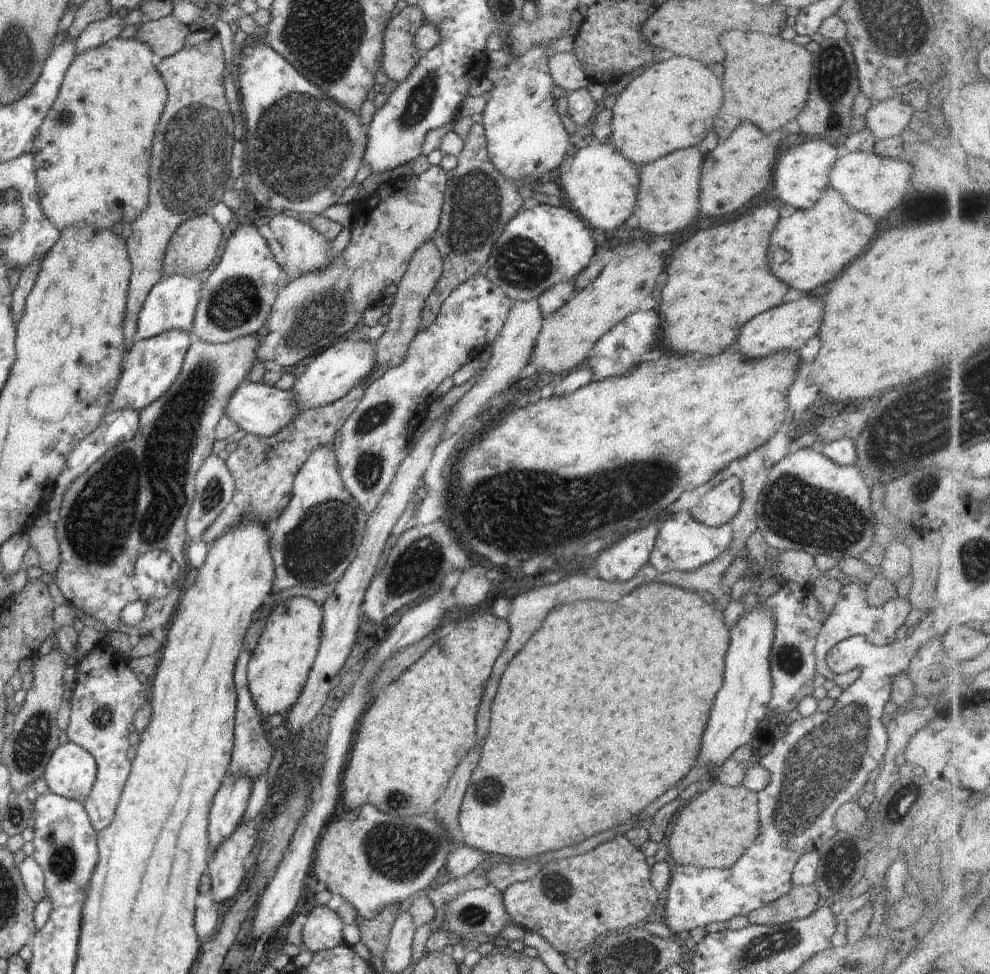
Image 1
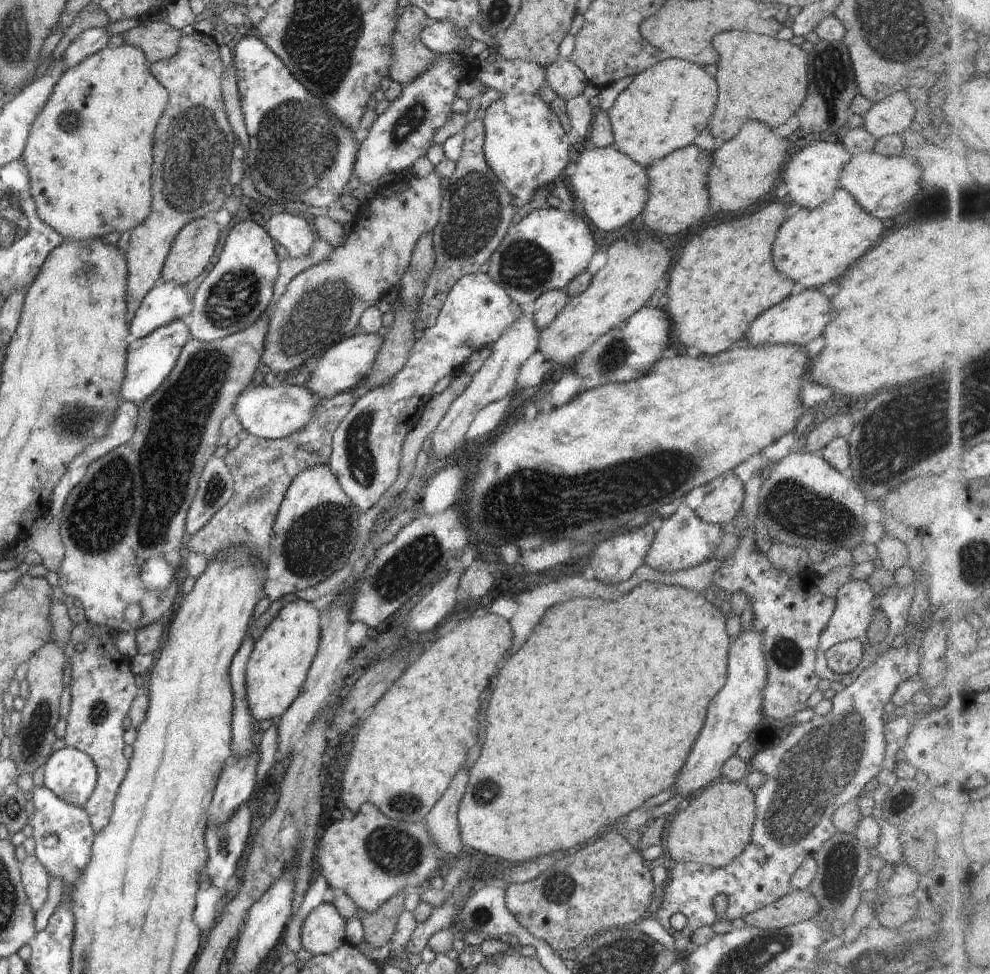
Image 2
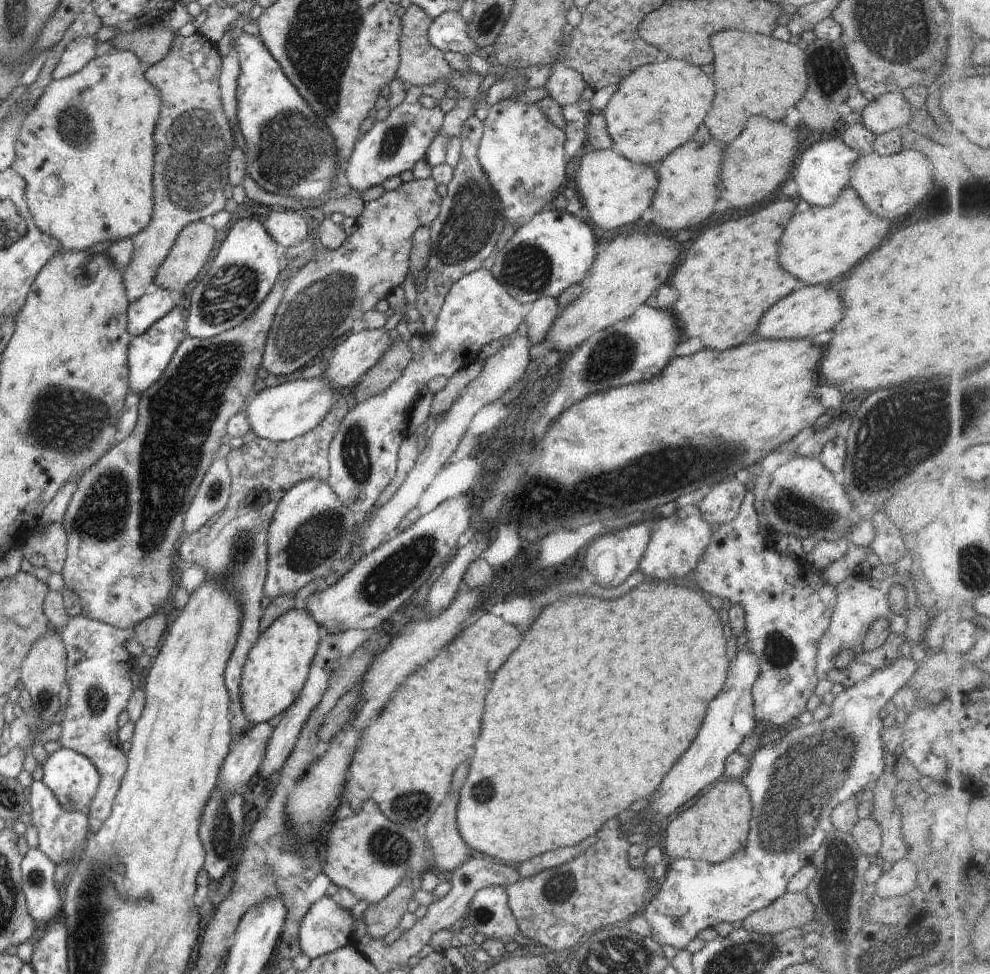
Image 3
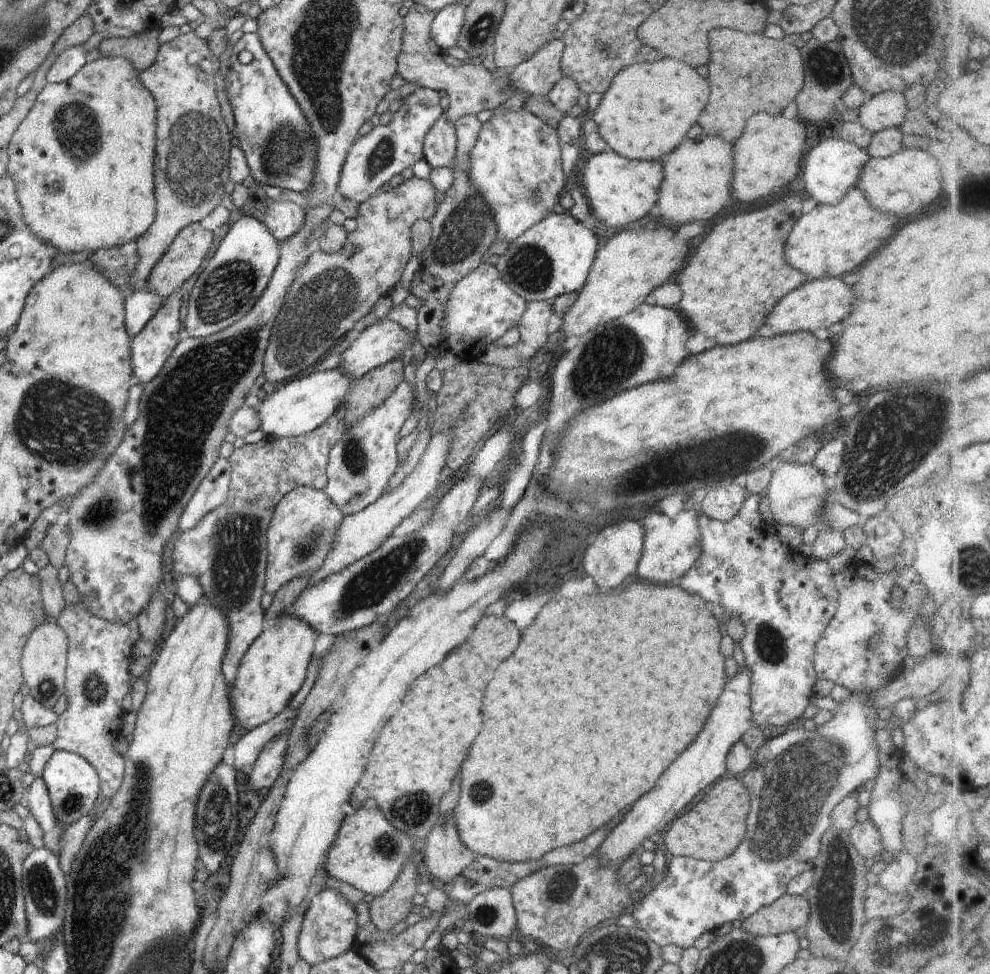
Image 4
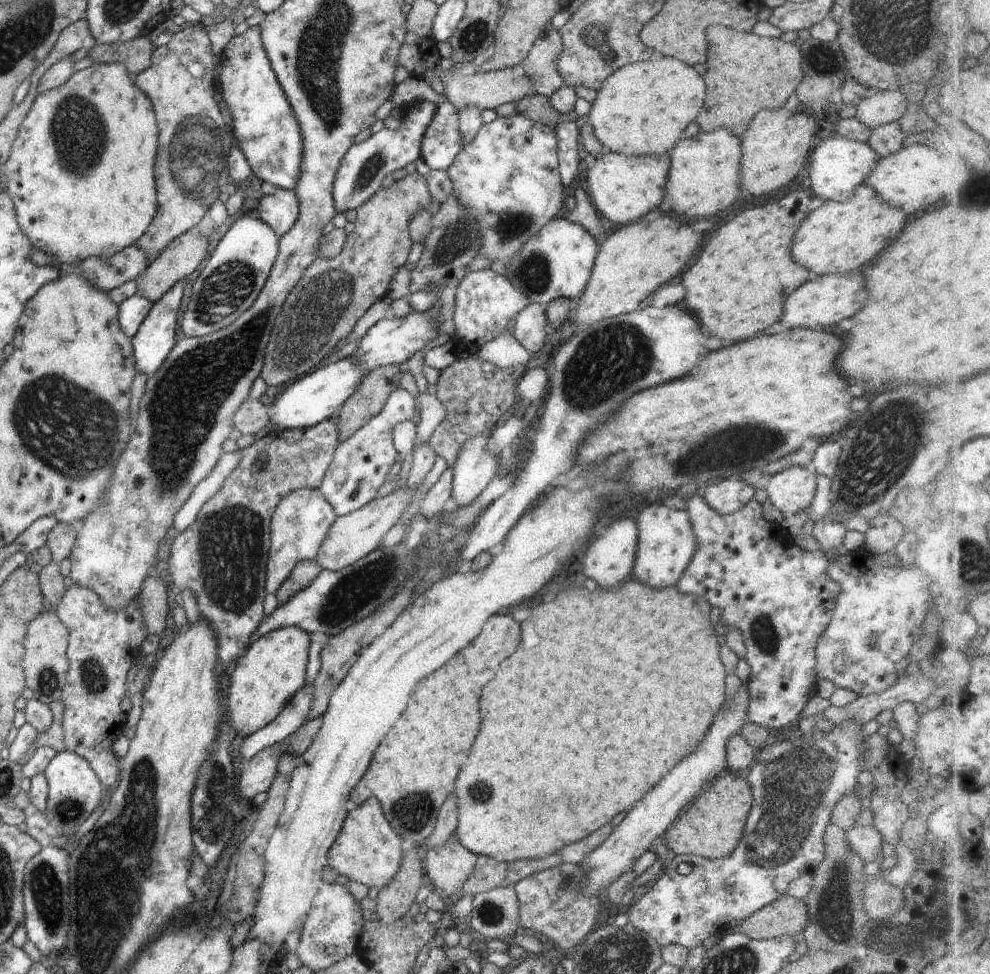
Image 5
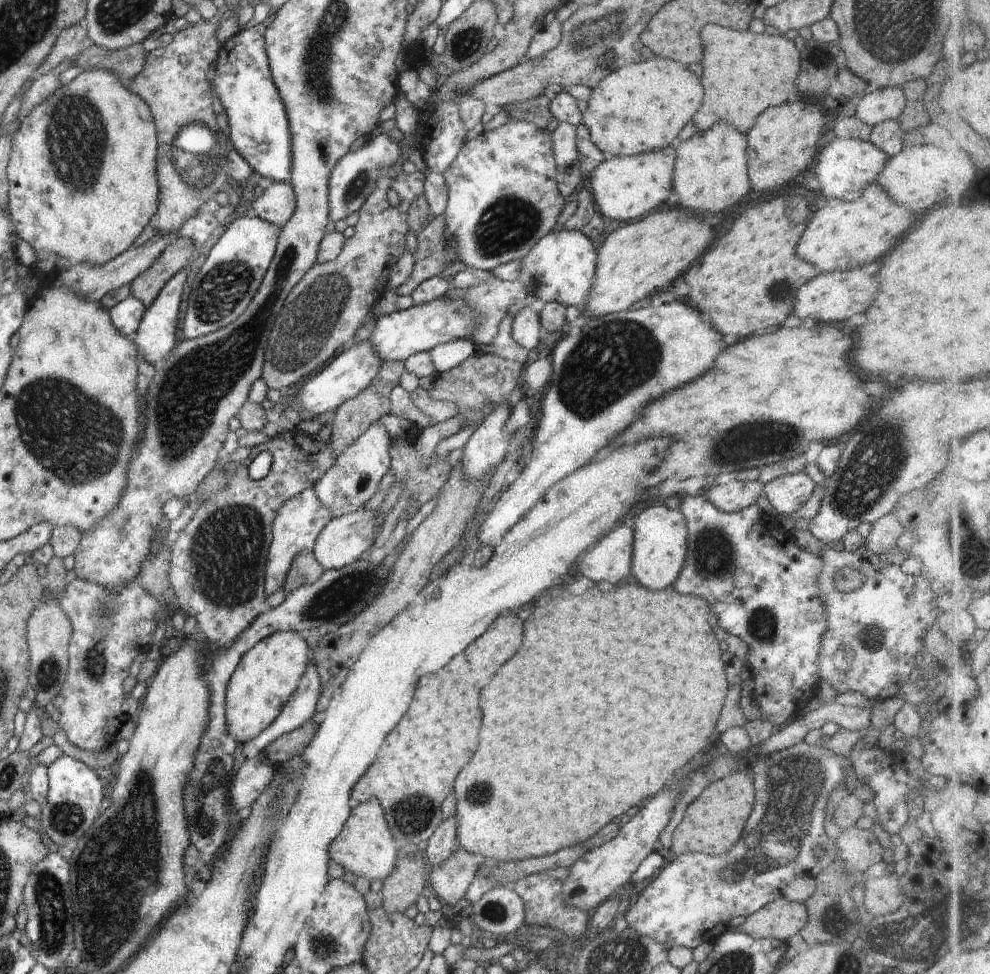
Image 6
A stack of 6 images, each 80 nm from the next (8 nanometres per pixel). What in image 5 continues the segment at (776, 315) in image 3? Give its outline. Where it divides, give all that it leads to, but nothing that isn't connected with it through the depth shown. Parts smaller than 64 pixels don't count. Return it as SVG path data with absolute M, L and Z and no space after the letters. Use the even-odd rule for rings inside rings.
M831 274L820 275L811 281L799 286L786 299L784 304L784 314L779 320L784 328L828 328L839 324L844 318L853 318L854 314L864 308L864 302L868 300L868 292L864 288L864 278L862 274Z

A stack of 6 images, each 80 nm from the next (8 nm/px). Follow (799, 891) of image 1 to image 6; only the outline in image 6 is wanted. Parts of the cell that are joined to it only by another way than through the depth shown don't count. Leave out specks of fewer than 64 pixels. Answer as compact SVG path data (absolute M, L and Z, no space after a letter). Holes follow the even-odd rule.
M782 897L761 908L758 912L746 917L746 922L732 931L742 931L755 939L778 939L788 942L790 936L798 934L806 926L809 914L802 903L795 903Z

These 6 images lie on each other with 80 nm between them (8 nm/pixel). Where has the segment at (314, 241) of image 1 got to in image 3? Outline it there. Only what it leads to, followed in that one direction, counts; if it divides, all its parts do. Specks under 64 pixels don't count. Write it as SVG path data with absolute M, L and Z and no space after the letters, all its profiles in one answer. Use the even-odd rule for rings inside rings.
M283 207L273 210L264 220L263 226L277 243L287 247L296 246L311 236L307 220L300 210Z

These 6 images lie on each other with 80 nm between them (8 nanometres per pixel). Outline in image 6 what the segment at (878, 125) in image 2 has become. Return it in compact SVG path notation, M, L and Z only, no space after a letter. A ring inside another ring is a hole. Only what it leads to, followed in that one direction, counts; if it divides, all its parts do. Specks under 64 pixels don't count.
M877 87L858 99L855 116L873 128L878 123L898 121L906 105L901 87Z

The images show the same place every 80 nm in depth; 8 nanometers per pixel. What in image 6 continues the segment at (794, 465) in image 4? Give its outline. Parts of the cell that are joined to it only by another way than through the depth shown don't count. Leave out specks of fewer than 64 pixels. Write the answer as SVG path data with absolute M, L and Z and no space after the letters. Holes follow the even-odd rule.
M804 471L777 477L763 485L763 494L780 515L796 512L813 493L817 484Z

